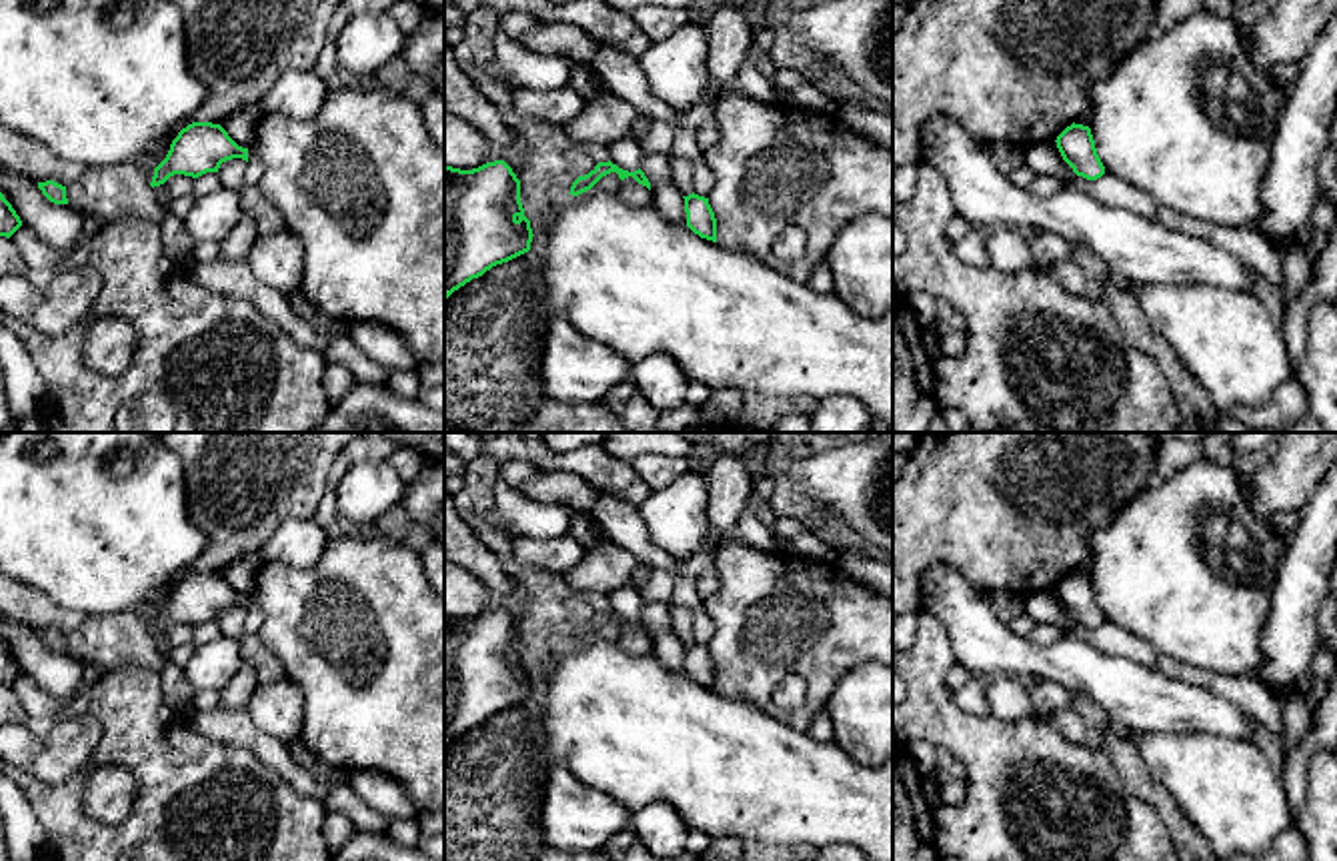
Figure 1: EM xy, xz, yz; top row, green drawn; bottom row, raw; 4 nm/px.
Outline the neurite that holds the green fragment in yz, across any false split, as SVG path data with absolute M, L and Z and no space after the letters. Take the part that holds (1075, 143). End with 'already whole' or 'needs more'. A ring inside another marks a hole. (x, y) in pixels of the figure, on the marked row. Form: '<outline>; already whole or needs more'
M1073 122L1057 136L1055 142L1063 160L1073 168L1077 176L1097 180L1105 174L1105 166L1097 154L1089 126Z; already whole

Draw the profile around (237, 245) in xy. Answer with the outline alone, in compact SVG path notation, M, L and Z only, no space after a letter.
M242 212L236 226L220 242L218 258L222 258L222 260L246 260L256 236L258 236L258 232L256 232L256 224L254 224L252 216Z

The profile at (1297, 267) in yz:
M1307 238L1291 242L1281 252L1283 262L1283 302L1289 306L1307 286L1313 264L1307 252Z

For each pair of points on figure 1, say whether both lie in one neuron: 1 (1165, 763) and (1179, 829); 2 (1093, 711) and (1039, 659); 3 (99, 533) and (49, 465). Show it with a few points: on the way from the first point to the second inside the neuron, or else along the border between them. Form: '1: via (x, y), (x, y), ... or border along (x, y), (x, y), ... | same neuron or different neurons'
1: border along (1145, 761), (1145, 767), (1179, 811), (1203, 835) | different neurons
2: border along (1073, 691), (1089, 695), (1111, 721) | different neurons
3: via (95, 517), (61, 481) | same neuron

